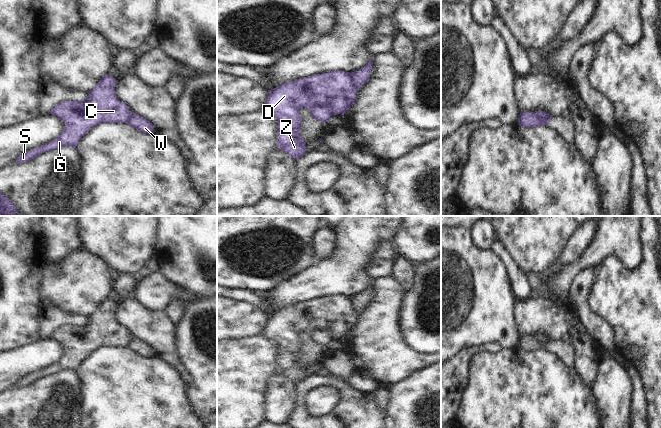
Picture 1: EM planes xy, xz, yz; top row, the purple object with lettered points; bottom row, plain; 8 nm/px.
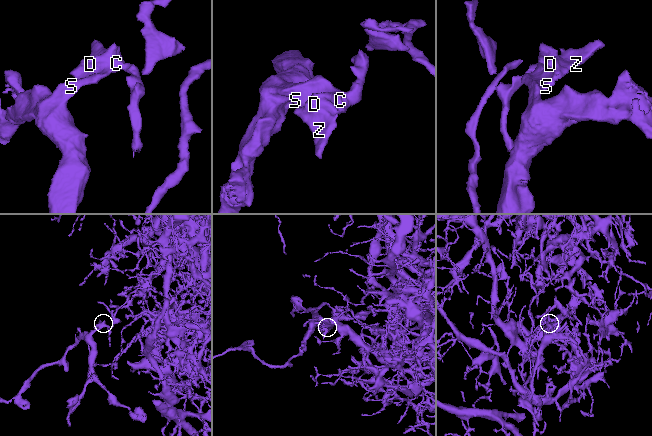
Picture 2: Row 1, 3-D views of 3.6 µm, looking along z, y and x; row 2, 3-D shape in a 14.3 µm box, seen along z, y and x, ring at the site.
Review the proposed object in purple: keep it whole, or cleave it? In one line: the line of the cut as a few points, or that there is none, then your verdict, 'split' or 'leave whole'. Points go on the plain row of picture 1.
xz (350, 298), (350, 307), (357, 314) | split

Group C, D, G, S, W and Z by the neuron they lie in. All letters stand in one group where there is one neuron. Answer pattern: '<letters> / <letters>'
C D G S Z / W

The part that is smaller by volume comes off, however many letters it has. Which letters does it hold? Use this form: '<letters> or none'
C, D, G, S, Z

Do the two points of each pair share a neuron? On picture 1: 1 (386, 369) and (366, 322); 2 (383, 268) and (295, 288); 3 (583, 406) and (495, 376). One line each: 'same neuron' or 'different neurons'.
1: same neuron
2: different neurons
3: same neuron

